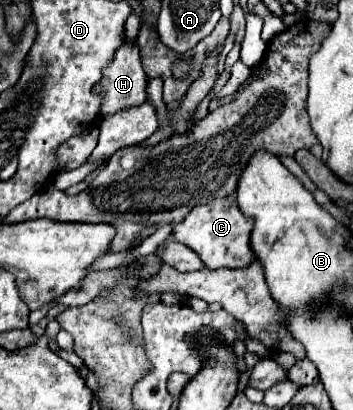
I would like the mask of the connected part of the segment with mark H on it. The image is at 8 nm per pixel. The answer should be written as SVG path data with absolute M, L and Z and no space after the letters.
M124 36L122 46L118 46L118 50L114 52L112 64L102 70L102 80L94 88L94 92L102 96L102 106L100 106L98 122L102 122L104 118L108 118L112 114L118 114L120 110L144 104L146 102L146 84L148 84L148 76L146 76L146 72L142 68L140 48L138 48L136 42L132 42L128 36Z

